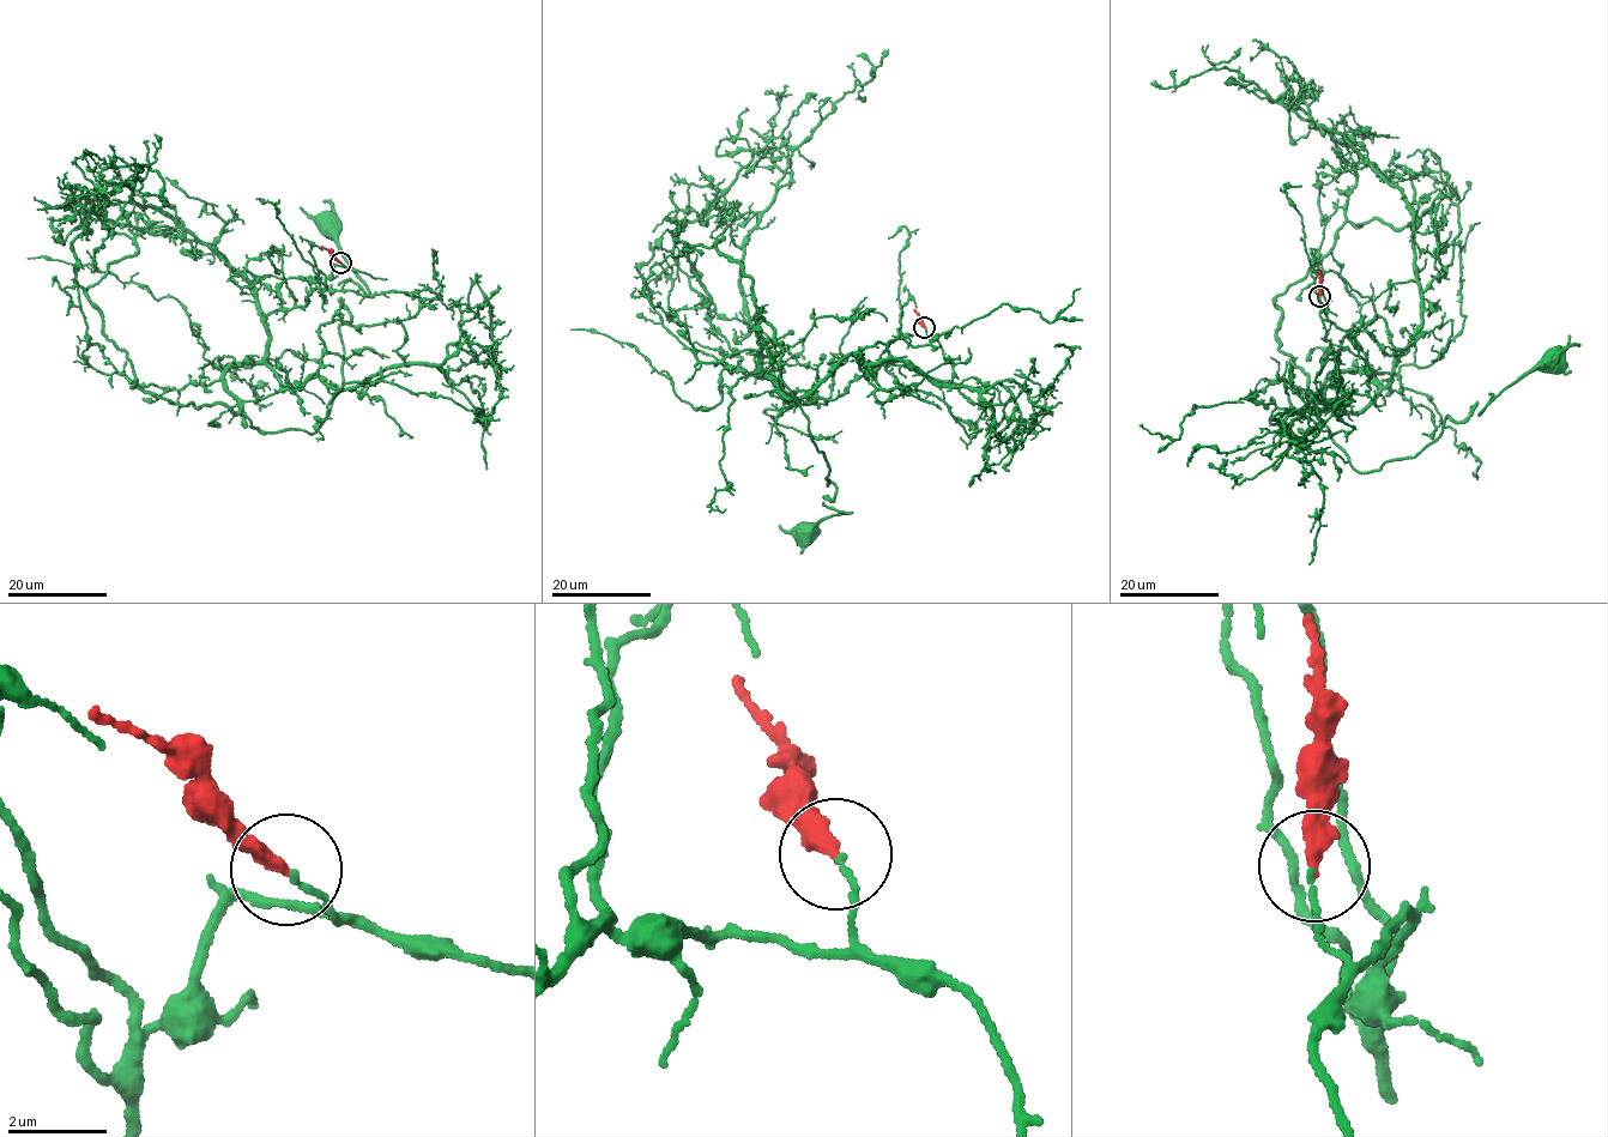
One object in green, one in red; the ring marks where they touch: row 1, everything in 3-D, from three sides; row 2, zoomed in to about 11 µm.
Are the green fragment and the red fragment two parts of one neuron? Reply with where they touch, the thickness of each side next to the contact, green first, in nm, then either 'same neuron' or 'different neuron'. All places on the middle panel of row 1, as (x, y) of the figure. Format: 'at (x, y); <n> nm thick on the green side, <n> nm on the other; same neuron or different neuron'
at (924, 327); 100 nm thick on the green side, 320 nm on the other; different neuron

